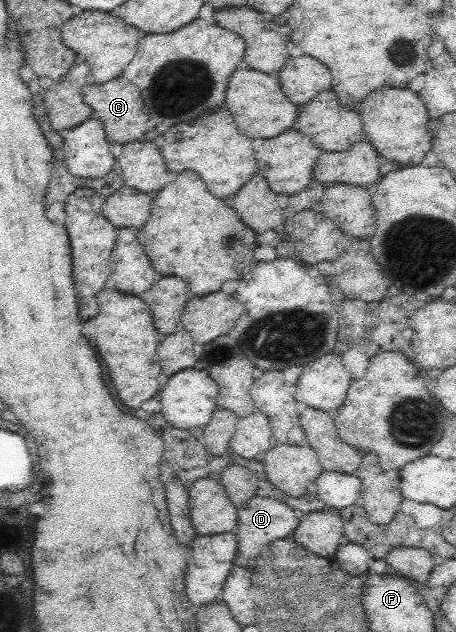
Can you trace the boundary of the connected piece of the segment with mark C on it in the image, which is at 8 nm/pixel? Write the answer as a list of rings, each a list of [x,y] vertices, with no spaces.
[[[119,76],[102,85],[89,81],[83,85],[83,101],[91,107],[92,118],[97,119],[103,125],[105,138],[112,144],[127,144],[142,140],[142,135],[147,130],[149,115],[144,107],[139,89],[125,77]]]

